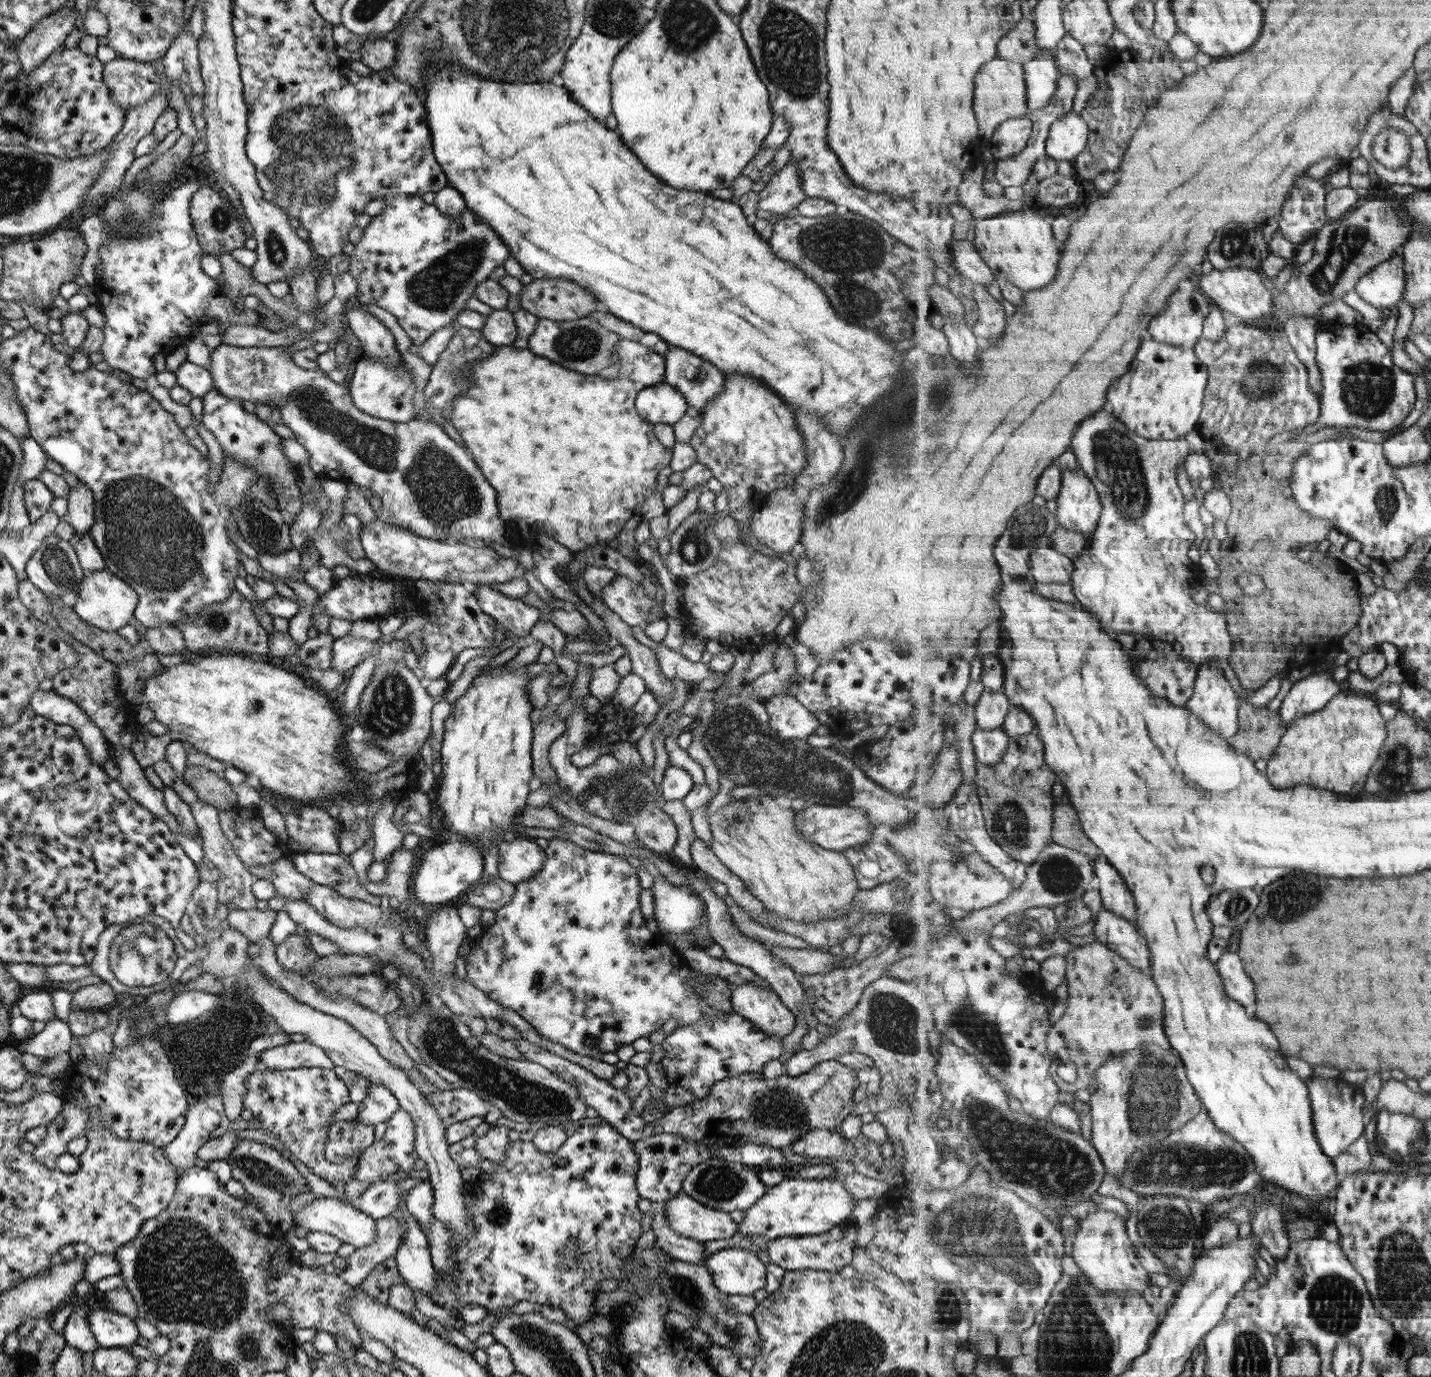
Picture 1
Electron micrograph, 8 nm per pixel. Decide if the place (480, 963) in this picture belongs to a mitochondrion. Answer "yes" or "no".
no

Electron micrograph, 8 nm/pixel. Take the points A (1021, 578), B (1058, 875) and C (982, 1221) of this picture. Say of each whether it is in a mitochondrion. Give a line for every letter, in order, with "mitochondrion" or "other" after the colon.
A: other
B: mitochondrion
C: mitochondrion

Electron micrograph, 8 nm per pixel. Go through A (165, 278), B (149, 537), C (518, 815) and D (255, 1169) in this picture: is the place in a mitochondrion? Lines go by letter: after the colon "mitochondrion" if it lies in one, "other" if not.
A: other
B: mitochondrion
C: other
D: mitochondrion

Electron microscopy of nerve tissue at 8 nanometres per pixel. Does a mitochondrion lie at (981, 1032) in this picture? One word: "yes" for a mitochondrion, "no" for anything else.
yes

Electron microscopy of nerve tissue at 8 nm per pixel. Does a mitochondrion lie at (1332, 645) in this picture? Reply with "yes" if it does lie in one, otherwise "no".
no

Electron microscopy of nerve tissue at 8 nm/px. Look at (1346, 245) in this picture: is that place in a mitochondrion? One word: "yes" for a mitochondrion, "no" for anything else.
yes

